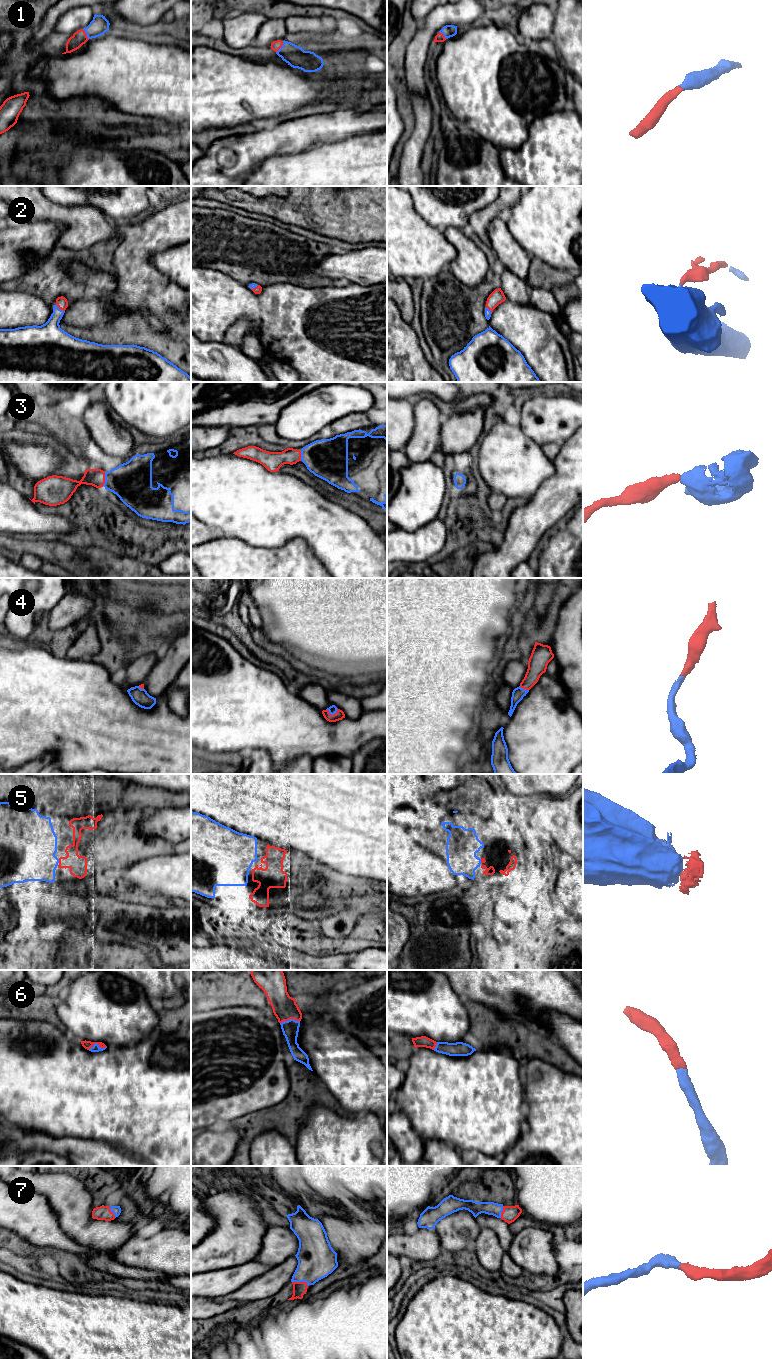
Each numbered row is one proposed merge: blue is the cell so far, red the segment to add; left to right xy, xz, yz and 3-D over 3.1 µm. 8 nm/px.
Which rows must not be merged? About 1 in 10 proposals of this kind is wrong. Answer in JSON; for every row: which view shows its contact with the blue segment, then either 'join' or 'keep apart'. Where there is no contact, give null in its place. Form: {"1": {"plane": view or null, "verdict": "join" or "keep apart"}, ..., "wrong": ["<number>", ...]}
{"1": {"plane": "xz", "verdict": "join"}, "2": {"plane": "xy", "verdict": "join"}, "3": {"plane": "xy", "verdict": "join"}, "4": {"plane": "xz", "verdict": "join"}, "5": {"plane": "xy", "verdict": "join"}, "6": {"plane": "xy", "verdict": "join"}, "7": {"plane": "xz", "verdict": "join"}, "wrong": []}

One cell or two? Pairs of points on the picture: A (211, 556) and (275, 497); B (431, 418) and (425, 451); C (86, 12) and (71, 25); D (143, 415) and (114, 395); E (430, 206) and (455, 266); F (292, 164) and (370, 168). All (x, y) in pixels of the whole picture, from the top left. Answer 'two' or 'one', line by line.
A: two
B: one
C: one
D: one
E: one
F: one

